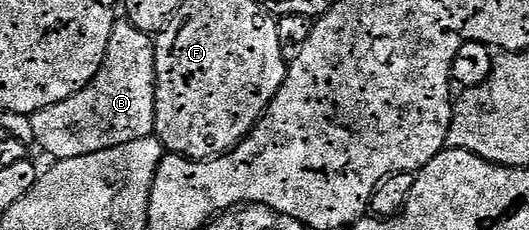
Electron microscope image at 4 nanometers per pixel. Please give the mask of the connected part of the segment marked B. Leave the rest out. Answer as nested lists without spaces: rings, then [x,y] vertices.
[[[117,20],[112,27],[108,54],[94,80],[74,96],[31,115],[30,122],[37,144],[46,153],[53,154],[51,157],[56,160],[90,156],[90,152],[102,152],[106,148],[130,144],[130,140],[153,137],[156,132],[156,47],[153,35],[134,28],[130,21]]]

